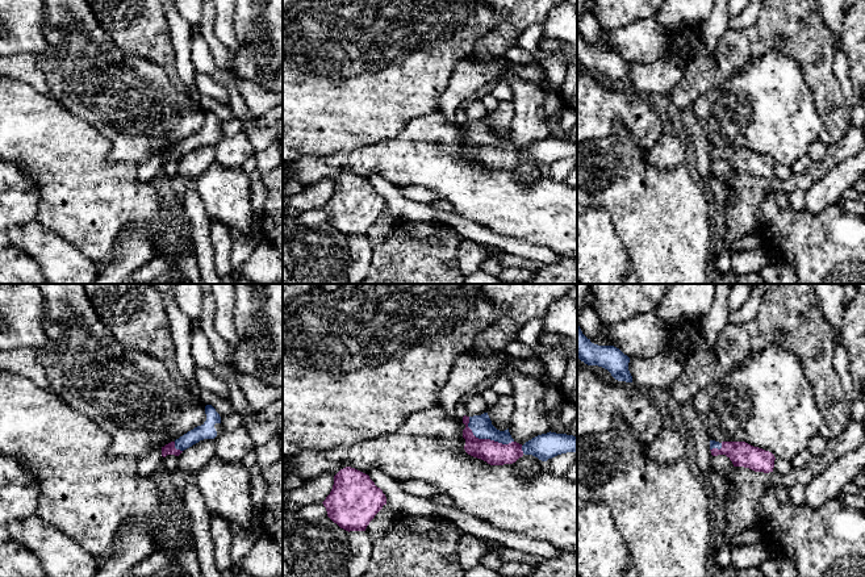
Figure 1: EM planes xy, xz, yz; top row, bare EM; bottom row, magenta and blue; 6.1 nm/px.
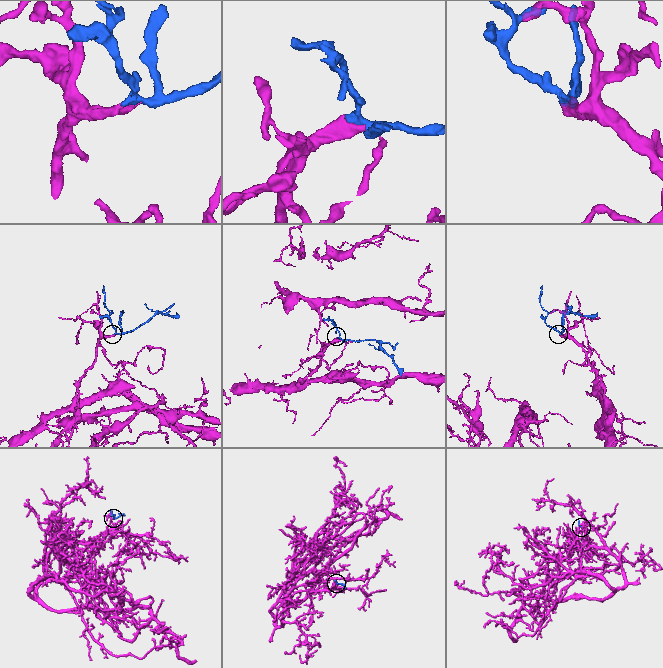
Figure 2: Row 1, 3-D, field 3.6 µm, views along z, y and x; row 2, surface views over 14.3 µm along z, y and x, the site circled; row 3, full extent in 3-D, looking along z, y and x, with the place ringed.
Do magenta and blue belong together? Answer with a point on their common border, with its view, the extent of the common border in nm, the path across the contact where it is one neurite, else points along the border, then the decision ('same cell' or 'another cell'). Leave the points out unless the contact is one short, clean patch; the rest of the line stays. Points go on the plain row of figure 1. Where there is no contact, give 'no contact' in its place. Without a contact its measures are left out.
contact xz (485, 145); length 320 nm; way xz (496, 159), (496, 155), (485, 145), (481, 132); same cell

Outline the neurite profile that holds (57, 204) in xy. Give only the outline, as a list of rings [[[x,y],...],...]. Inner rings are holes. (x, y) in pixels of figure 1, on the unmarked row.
[[[0,75],[0,158],[20,163],[29,172],[39,193],[37,221],[64,237],[99,265],[105,263],[105,254],[114,250],[126,226],[152,226],[168,212],[154,183],[138,177],[138,166],[130,162],[109,162],[109,151],[110,141],[87,121],[75,117],[28,83]]]

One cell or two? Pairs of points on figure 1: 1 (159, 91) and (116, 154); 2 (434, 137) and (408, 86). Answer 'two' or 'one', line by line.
1: one
2: two

